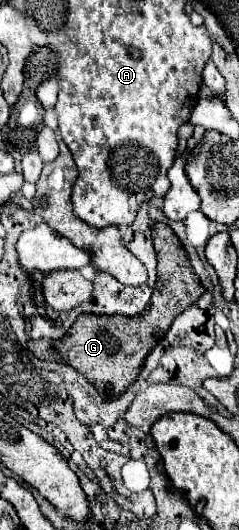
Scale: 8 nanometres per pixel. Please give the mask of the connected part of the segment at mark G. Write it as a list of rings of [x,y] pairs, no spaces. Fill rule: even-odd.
[[[164,223],[152,225],[152,243],[158,257],[158,281],[152,293],[152,303],[146,307],[144,315],[134,315],[132,319],[124,315],[92,315],[82,313],[68,335],[60,341],[38,339],[28,341],[28,349],[42,361],[62,361],[72,365],[82,373],[96,391],[106,399],[116,399],[122,395],[140,375],[144,359],[156,347],[156,343],[166,335],[176,315],[190,307],[202,293],[204,287],[190,267],[186,251],[178,243],[178,237]]]

